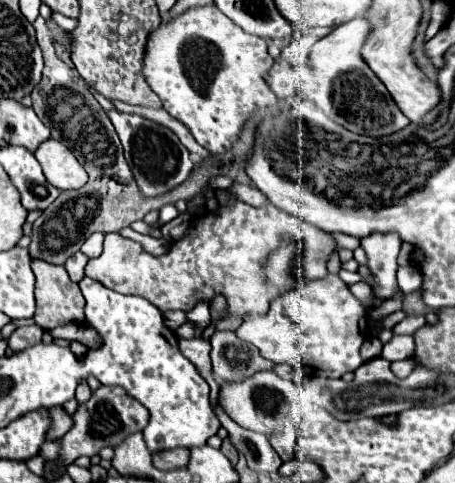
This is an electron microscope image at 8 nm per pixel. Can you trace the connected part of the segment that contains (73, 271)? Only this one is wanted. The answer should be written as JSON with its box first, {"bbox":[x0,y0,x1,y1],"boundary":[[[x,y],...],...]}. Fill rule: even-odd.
{"bbox":[66,253,88,281],"boundary":[[[76,253],[76,255],[72,255],[68,261],[66,261],[66,271],[68,271],[68,275],[70,275],[70,279],[72,281],[82,281],[82,277],[84,277],[84,267],[86,267],[86,263],[88,263],[88,257],[84,255],[84,253]]]}

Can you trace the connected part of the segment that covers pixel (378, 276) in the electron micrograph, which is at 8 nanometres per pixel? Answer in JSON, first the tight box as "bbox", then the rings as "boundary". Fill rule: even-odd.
{"bbox":[360,233,400,299],"boundary":[[[370,233],[360,239],[360,247],[368,255],[368,269],[374,275],[374,297],[390,299],[398,289],[396,257],[400,251],[398,233]]]}

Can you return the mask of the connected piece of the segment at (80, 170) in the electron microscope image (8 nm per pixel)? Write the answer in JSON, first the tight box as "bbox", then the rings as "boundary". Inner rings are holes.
{"bbox":[34,137,88,189],"boundary":[[[52,137],[46,139],[34,155],[42,165],[48,183],[58,189],[80,189],[88,181],[88,173],[74,153]]]}

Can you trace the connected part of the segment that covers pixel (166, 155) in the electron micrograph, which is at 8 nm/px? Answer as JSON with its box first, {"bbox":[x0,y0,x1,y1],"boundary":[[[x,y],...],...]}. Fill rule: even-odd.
{"bbox":[108,111,192,197],"boundary":[[[110,111],[108,117],[110,117],[112,125],[116,127],[116,133],[124,147],[124,157],[126,157],[126,161],[134,173],[134,179],[138,183],[138,189],[144,197],[156,197],[156,195],[168,193],[188,179],[188,175],[192,171],[190,153],[170,129],[166,129],[158,123],[152,123],[148,119],[142,119],[138,115],[126,115],[120,111]]]}

